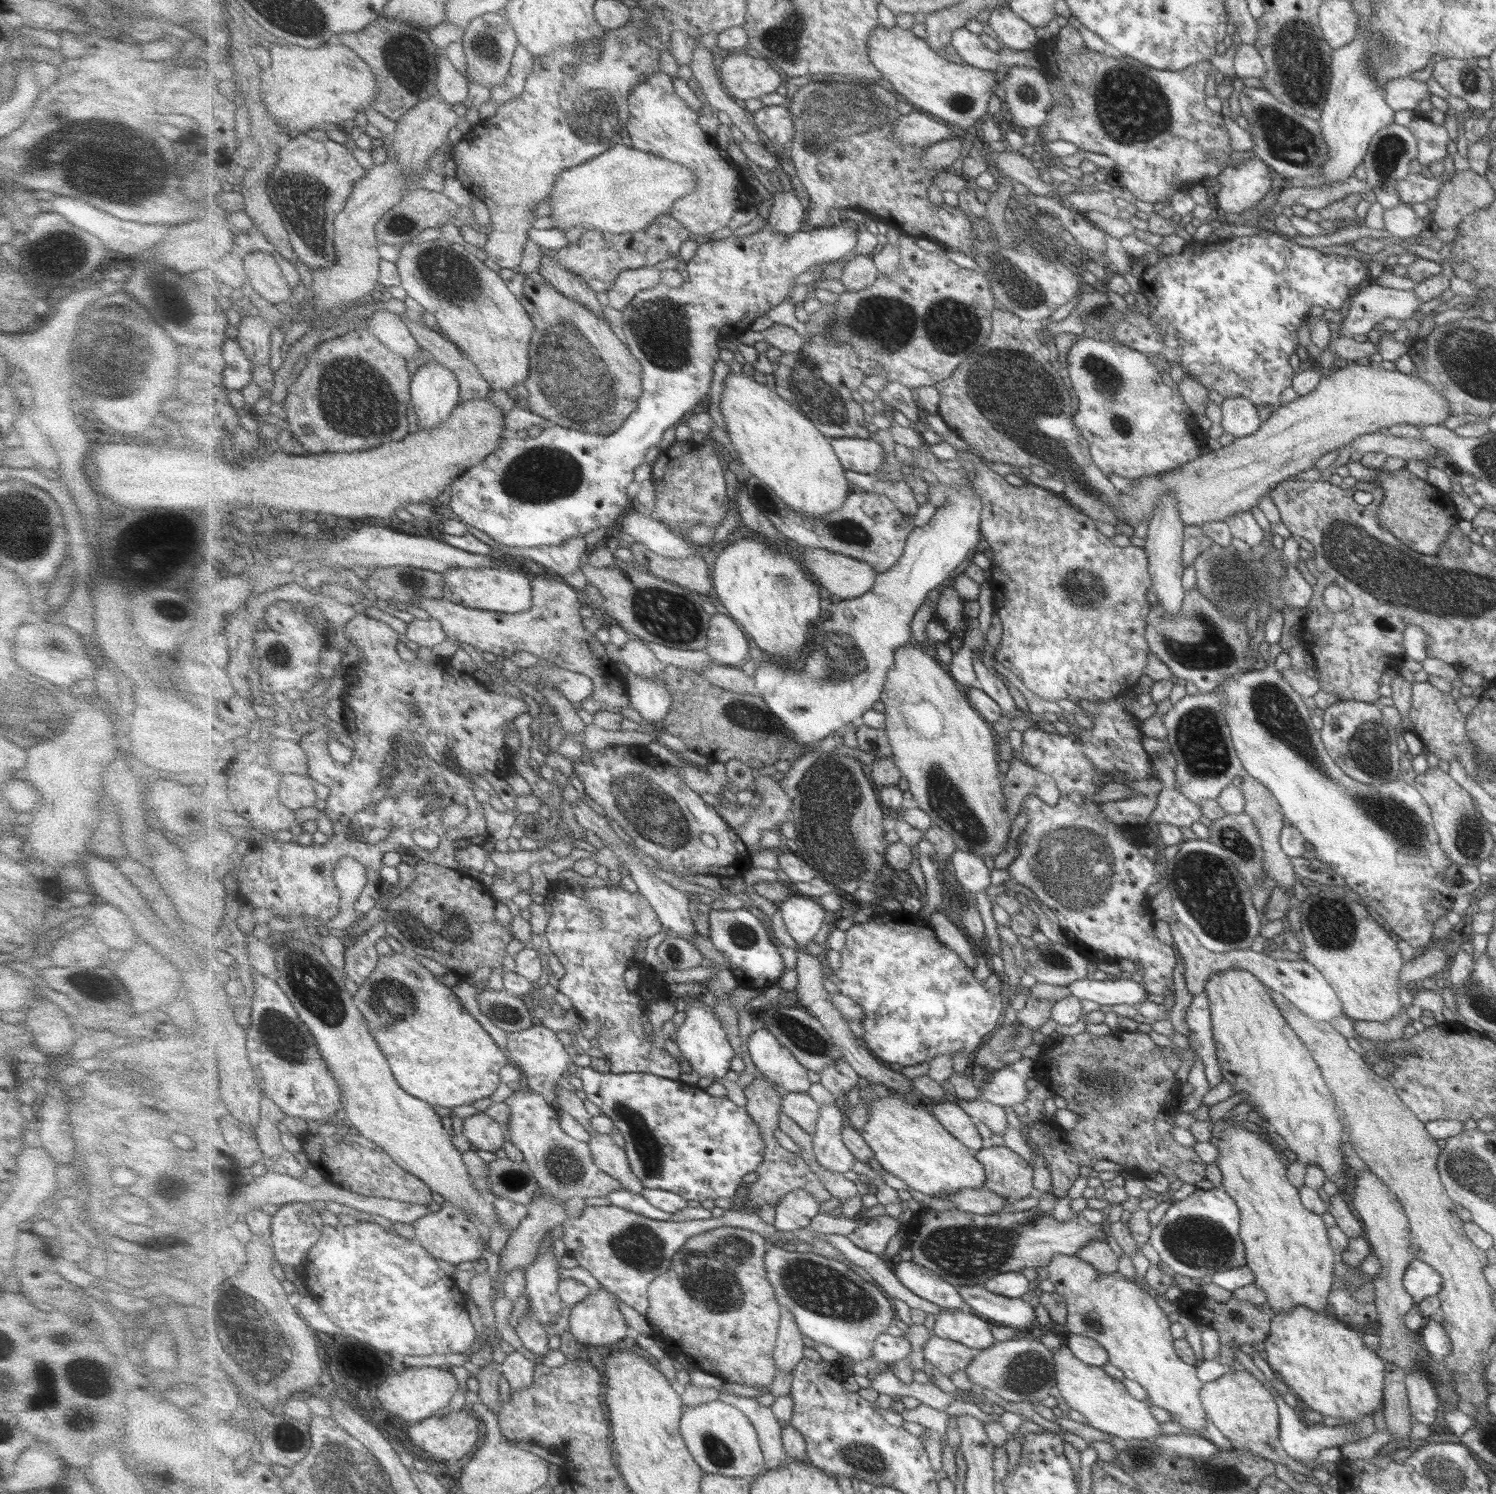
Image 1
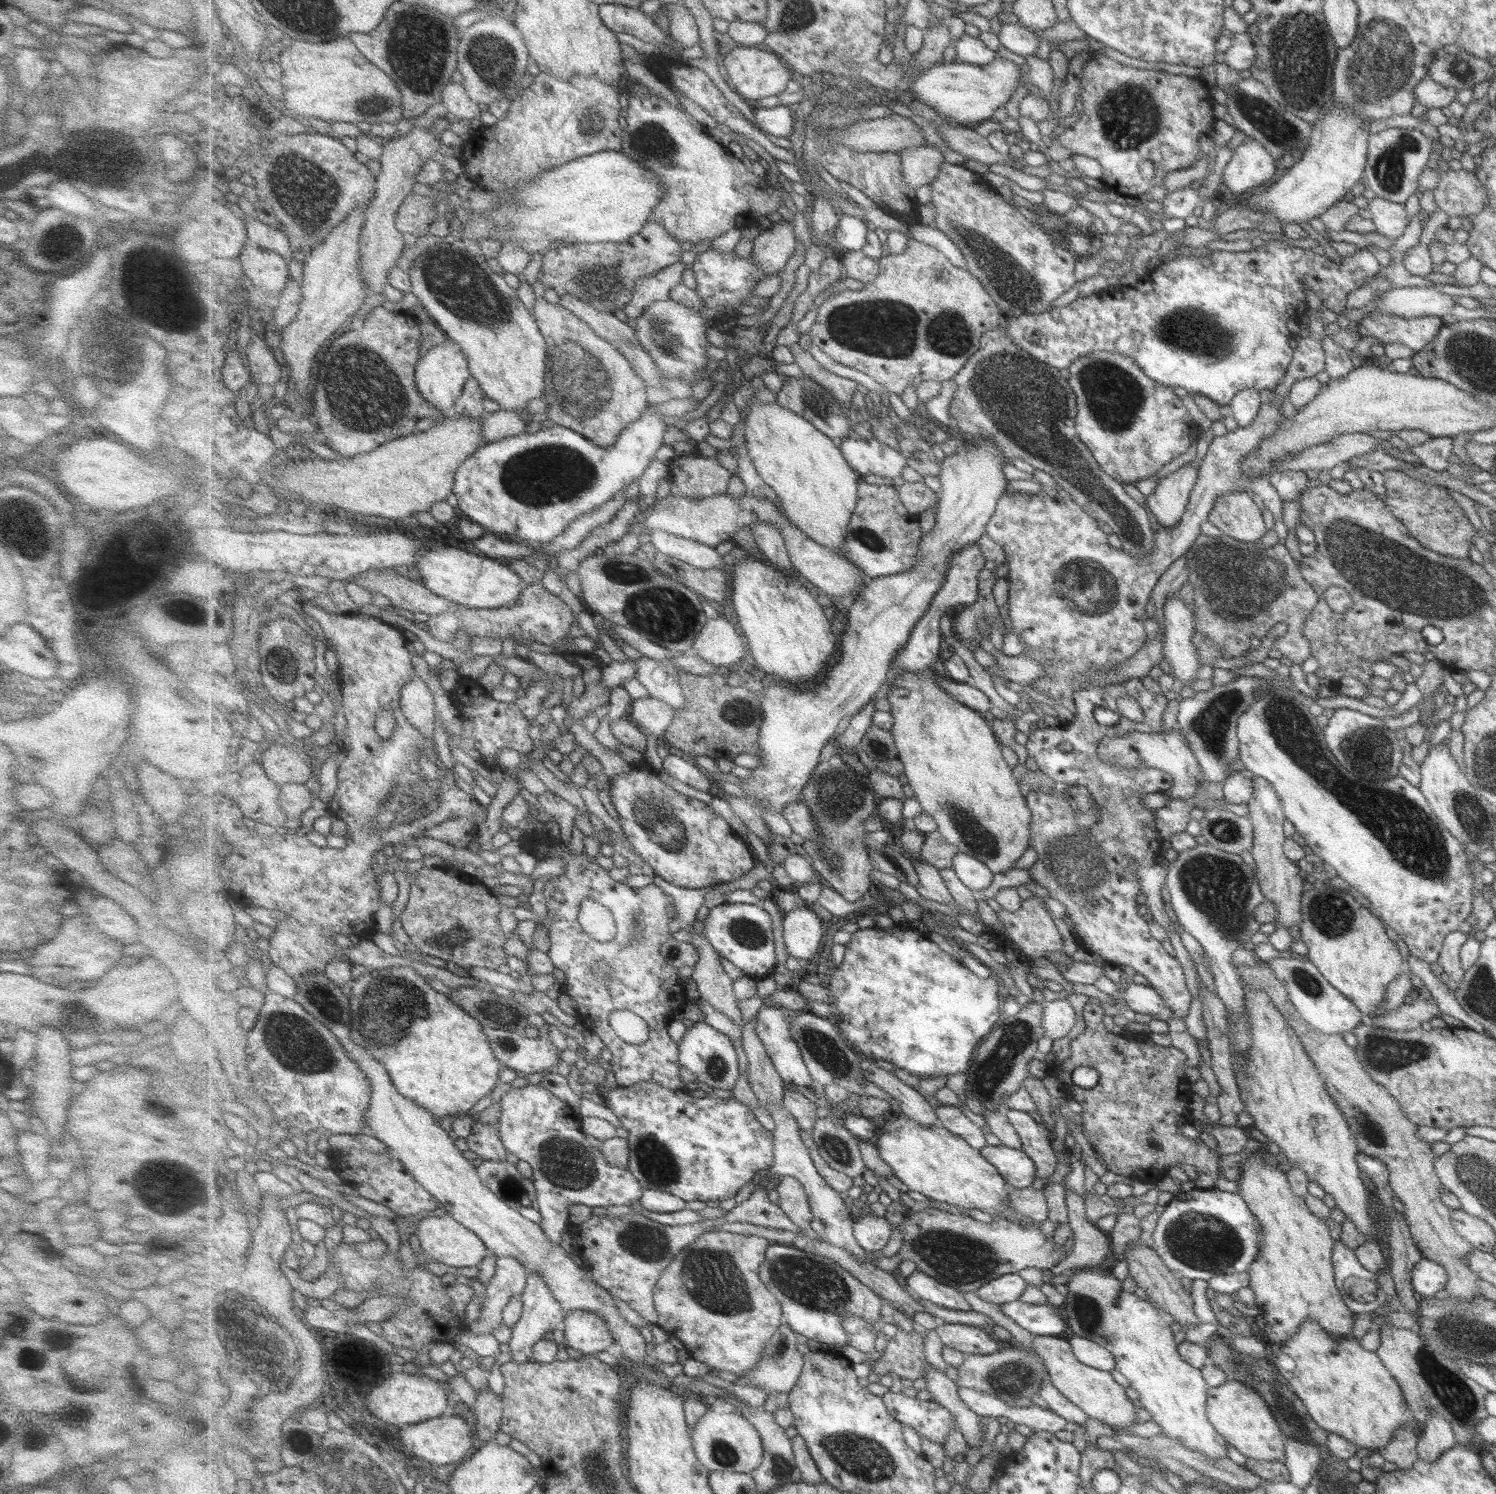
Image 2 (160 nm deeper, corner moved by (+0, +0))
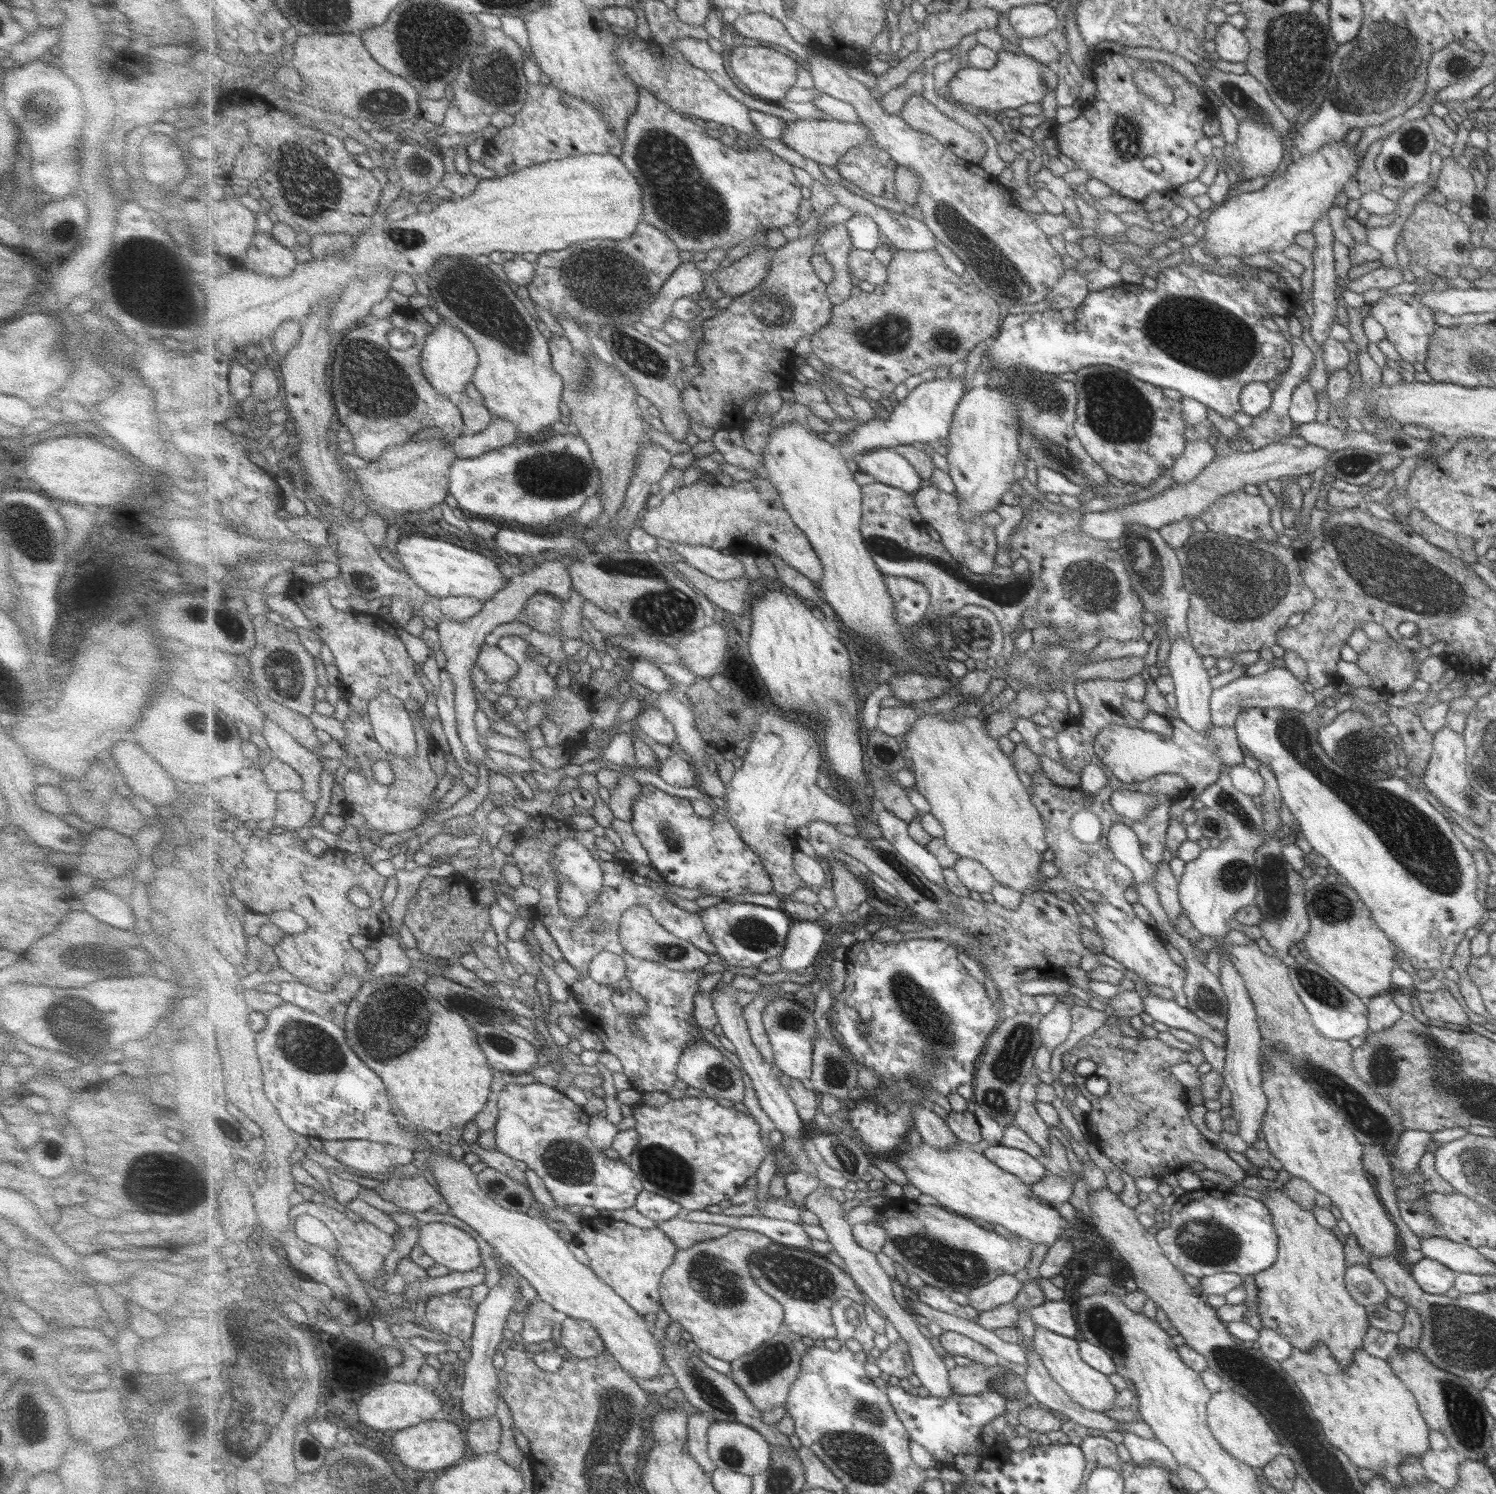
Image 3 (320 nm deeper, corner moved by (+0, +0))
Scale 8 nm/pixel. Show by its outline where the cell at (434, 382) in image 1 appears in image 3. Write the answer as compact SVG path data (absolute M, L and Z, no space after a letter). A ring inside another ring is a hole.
M444 319L434 328L434 332L427 338L421 359L422 369L430 383L447 397L465 392L465 386L472 382L474 372L478 368L479 355L475 344L459 332L459 328Z

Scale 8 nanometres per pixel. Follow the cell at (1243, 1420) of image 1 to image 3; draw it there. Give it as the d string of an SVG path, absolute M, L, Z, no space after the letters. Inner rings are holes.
M1223 1387L1210 1393L1210 1399L1206 1404L1205 1422L1211 1436L1227 1454L1251 1468L1263 1468L1283 1449L1273 1429L1267 1424L1267 1419L1260 1414L1255 1405L1230 1388Z

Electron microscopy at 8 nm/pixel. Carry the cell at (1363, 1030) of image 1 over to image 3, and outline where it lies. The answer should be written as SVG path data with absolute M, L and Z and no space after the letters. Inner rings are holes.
M1445 986L1432 992L1419 991L1416 997L1423 1014L1429 1020L1441 1020L1443 1023L1460 1026L1469 1025L1467 1014Z

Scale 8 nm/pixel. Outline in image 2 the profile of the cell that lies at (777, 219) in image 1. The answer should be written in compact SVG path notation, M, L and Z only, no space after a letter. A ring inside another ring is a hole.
M785 220L773 223L752 241L750 255L758 262L763 279L780 274L785 264L795 254L797 222L792 220L791 225Z

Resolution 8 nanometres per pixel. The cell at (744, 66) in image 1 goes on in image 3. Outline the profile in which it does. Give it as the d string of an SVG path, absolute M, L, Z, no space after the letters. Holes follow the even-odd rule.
M759 45L740 46L731 53L731 70L737 80L762 100L779 102L798 82L798 72L801 65L791 56L786 56L771 47Z

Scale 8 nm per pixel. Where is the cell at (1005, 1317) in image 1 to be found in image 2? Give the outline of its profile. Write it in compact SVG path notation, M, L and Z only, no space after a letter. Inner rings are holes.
M1017 1300L997 1308L1017 1321L1021 1328L1039 1336L1057 1337L1069 1328L1058 1308L1051 1305L1037 1306Z

